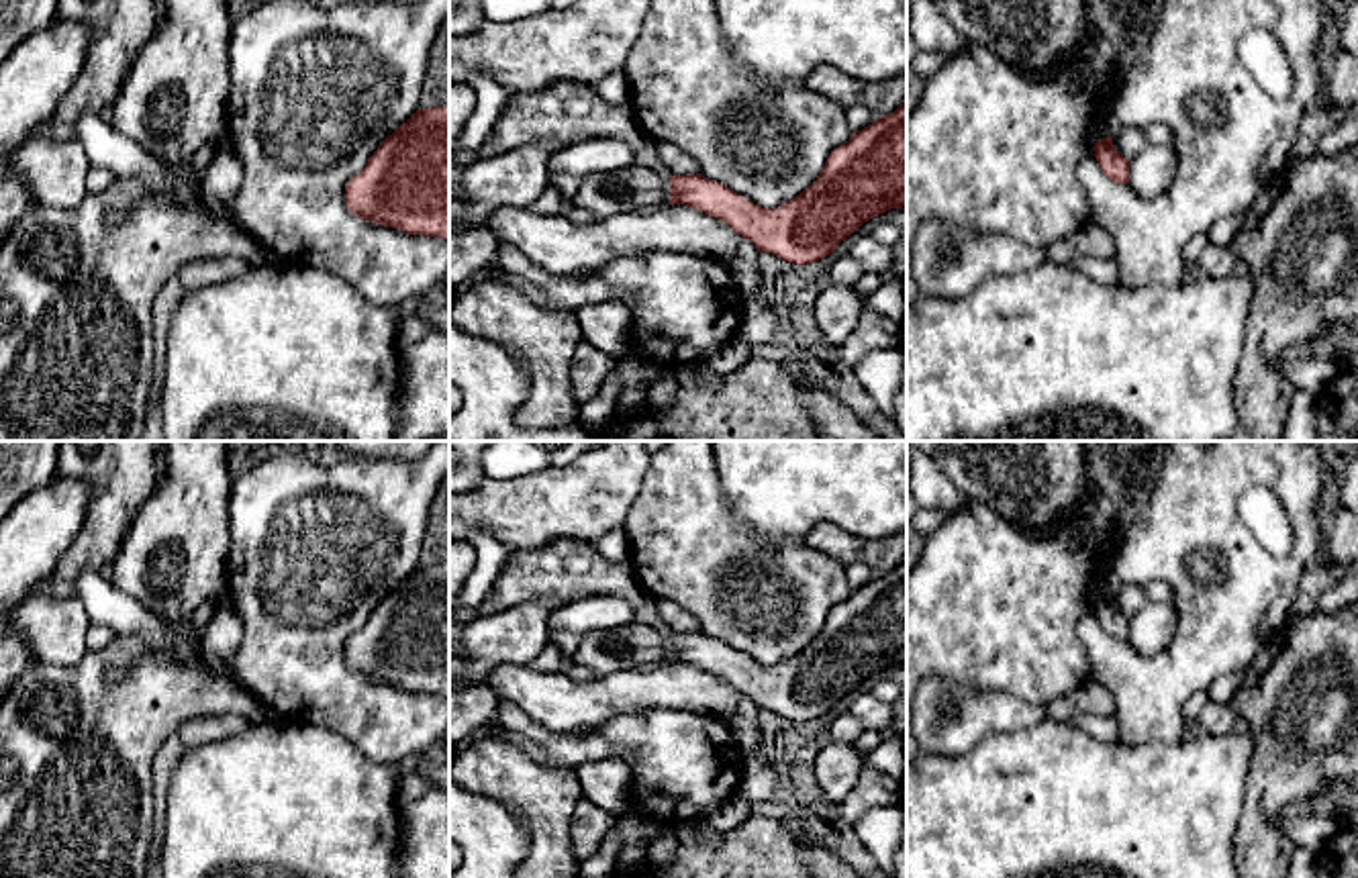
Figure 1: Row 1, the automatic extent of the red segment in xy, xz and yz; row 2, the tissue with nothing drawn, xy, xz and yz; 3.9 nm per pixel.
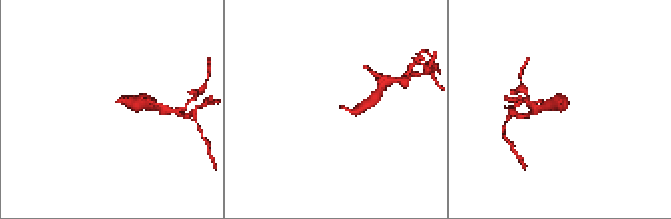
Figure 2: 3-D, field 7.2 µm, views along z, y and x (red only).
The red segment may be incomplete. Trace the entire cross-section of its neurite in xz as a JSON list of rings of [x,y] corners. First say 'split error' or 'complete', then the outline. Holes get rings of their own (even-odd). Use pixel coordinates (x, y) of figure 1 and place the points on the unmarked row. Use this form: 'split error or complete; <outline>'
split error; [[[907,557],[852,590],[817,637],[776,666],[762,666],[702,631],[664,637],[639,621],[582,635],[574,662],[598,676],[686,662],[723,678],[758,709],[788,721],[815,721],[870,676],[907,664]]]

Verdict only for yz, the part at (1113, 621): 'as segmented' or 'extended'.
as segmented

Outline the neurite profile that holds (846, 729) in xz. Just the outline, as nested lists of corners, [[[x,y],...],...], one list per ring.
[[[845,711],[845,713],[839,713],[831,725],[831,741],[852,745],[862,731],[864,731],[864,725]]]

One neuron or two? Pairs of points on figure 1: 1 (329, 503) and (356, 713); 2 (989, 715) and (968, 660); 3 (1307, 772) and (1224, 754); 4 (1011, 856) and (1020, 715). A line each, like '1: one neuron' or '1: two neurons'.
1: one neuron
2: two neurons
3: two neurons
4: two neurons

